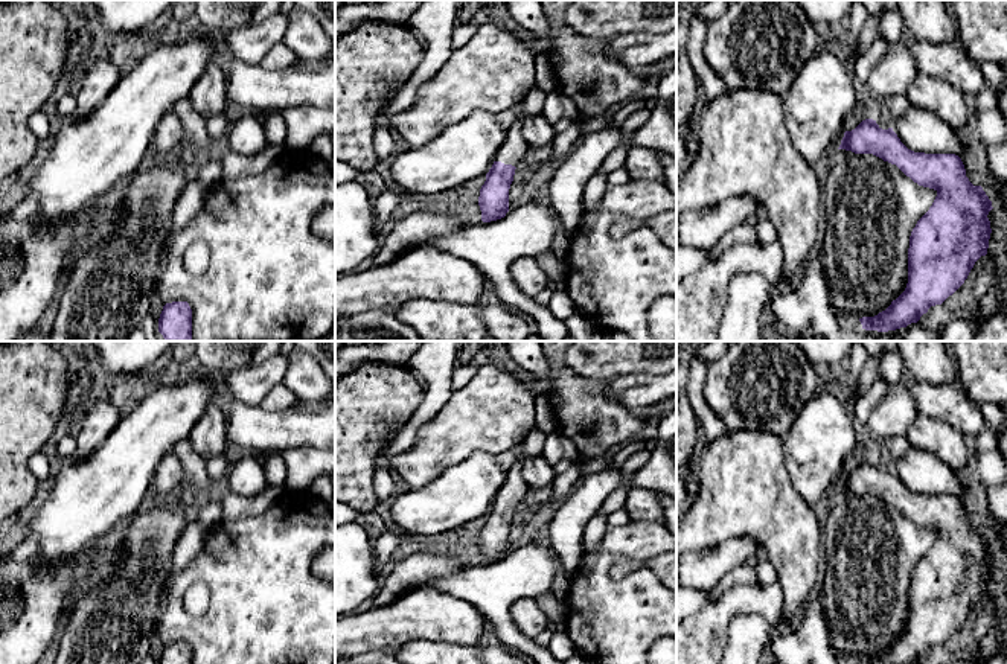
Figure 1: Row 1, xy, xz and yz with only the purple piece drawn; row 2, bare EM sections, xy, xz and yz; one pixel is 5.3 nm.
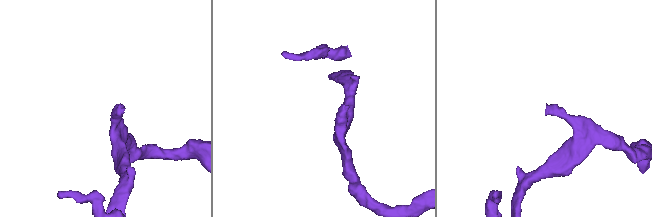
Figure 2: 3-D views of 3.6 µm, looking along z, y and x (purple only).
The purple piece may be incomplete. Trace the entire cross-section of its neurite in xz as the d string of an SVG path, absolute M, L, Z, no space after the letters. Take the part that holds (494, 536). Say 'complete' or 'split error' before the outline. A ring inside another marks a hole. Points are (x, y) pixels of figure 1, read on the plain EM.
split error | M535 425L521 443L519 455L498 490L480 530L478 547L483 563L501 560L509 553L509 530L515 510L523 507L530 489L521 475L521 464L527 457L542 455L544 445L545 434Z

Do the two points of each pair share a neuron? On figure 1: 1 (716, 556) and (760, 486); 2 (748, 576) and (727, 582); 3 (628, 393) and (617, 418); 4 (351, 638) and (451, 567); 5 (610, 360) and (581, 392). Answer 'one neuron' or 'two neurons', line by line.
1: two neurons
2: one neuron
3: two neurons
4: two neurons
5: two neurons

